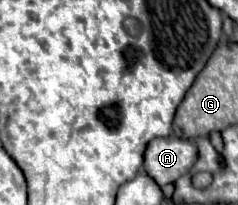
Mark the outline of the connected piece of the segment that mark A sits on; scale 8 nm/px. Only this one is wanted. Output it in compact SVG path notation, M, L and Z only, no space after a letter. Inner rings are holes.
M154 138L144 154L146 172L160 184L176 182L184 176L198 160L198 150L194 140L184 138Z

